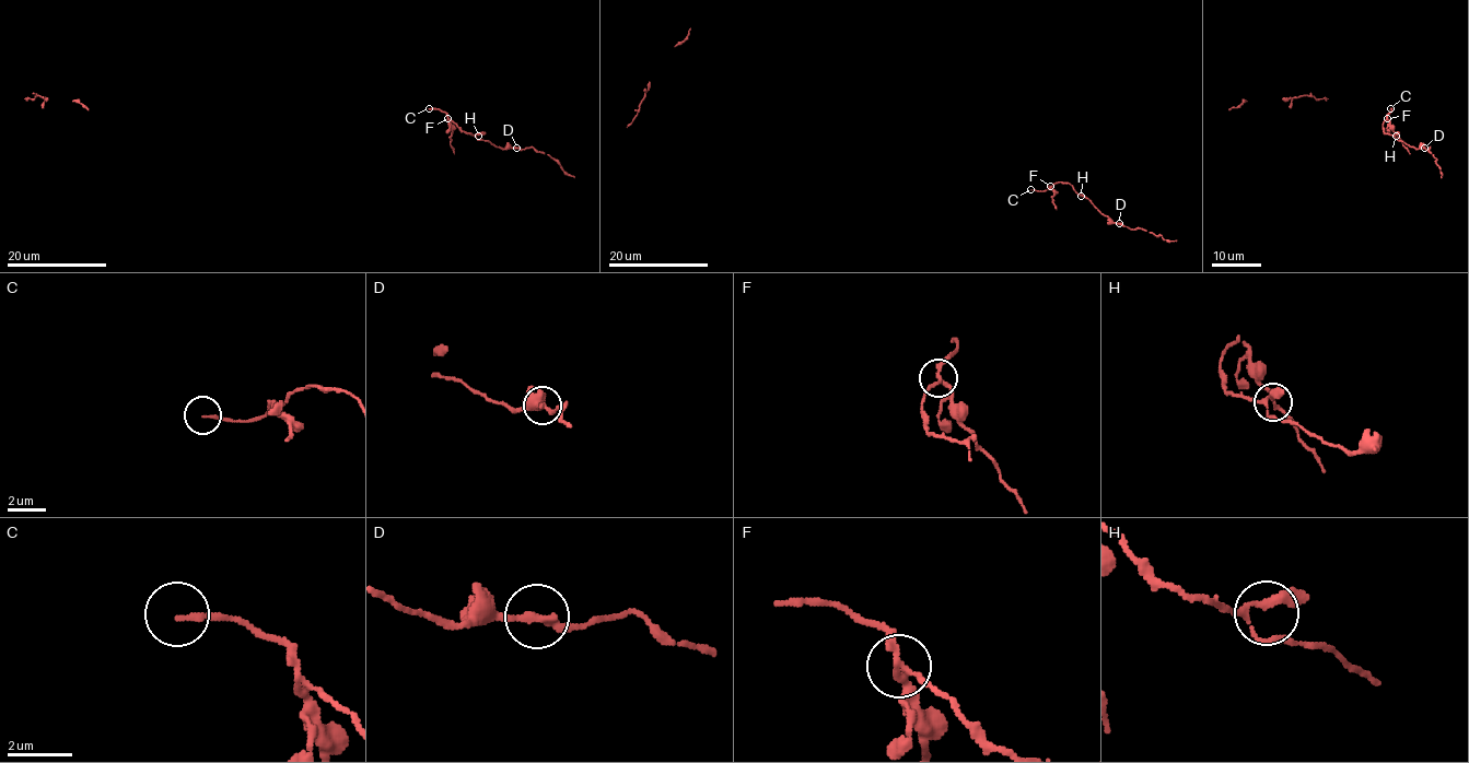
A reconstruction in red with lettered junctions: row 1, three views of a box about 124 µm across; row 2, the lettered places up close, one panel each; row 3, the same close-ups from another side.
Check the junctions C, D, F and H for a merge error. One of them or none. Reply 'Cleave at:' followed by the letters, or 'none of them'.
Cleave at: F

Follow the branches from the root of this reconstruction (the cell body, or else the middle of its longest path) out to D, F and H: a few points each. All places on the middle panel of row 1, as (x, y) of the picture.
D: (1030, 189), (1045, 190), (1054, 184), (1065, 182), (1112, 222), (1119, 223)
F: (1030, 189), (1045, 190), (1050, 186)
H: (1030, 189), (1045, 190), (1054, 184), (1065, 182), (1081, 196)

